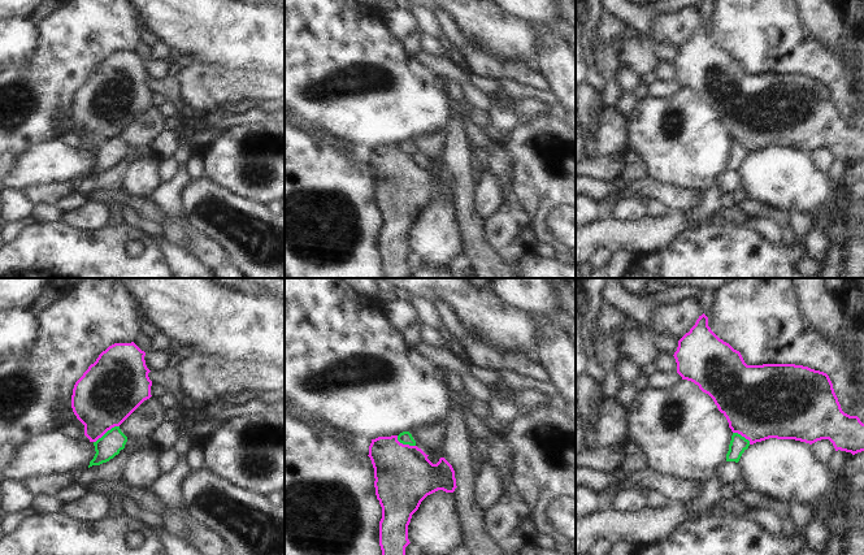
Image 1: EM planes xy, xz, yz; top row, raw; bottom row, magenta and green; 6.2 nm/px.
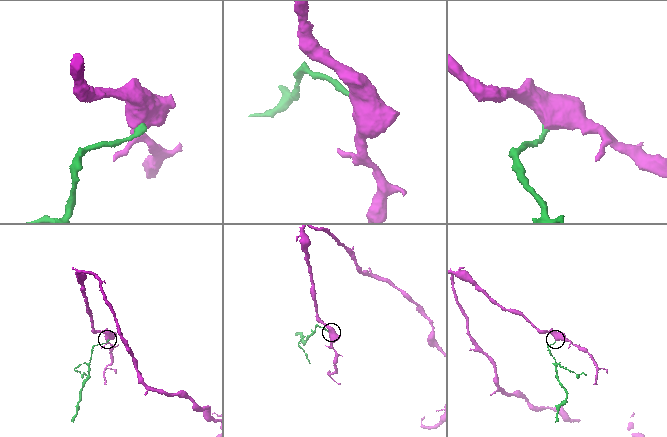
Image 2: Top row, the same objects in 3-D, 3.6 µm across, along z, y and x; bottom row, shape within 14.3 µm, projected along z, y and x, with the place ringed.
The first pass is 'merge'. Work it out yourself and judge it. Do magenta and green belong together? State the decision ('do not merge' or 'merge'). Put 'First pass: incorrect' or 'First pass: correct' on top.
First pass: incorrect
do not merge

